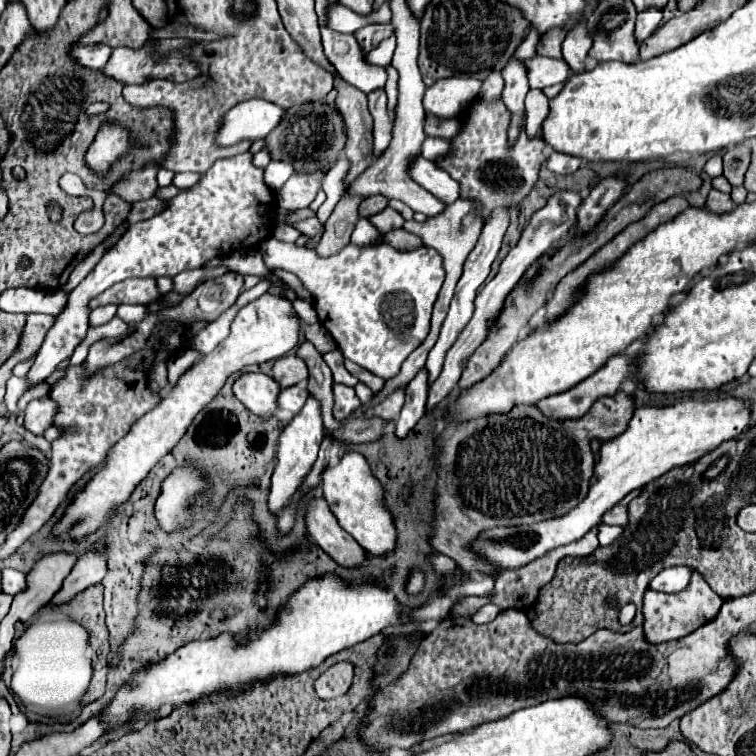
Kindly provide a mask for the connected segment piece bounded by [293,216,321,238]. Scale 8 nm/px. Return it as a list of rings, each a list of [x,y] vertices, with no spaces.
[[[313,216],[313,218],[307,218],[307,220],[295,222],[293,228],[299,230],[303,236],[309,236],[309,238],[311,238],[311,236],[315,236],[315,234],[321,230],[321,224],[317,224],[317,218]]]

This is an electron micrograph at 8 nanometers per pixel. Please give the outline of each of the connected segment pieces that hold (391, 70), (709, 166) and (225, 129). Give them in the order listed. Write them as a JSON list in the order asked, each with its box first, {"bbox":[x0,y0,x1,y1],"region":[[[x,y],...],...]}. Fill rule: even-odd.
[{"bbox":[384,64,398,120],"region":[[[390,64],[386,68],[388,78],[387,82],[385,84],[384,90],[387,94],[387,108],[388,108],[388,114],[392,120],[395,119],[395,113],[394,113],[394,107],[397,104],[397,98],[398,98],[398,72],[396,69]]]},{"bbox":[703,154,723,178],"region":[[[715,154],[715,156],[711,156],[709,160],[707,160],[707,164],[705,164],[705,168],[703,168],[711,178],[715,178],[715,176],[721,176],[721,172],[723,172],[723,166],[721,166],[721,154]]]},{"bbox":[215,98,283,146],"region":[[[253,98],[253,100],[239,102],[221,118],[215,144],[233,146],[243,140],[249,142],[261,140],[281,122],[281,116],[283,110],[267,100]]]}]

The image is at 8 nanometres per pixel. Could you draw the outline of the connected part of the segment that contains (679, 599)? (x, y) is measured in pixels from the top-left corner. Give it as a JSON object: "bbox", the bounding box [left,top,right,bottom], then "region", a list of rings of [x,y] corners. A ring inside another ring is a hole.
{"bbox":[643,572,721,644],"region":[[[693,572],[691,584],[679,594],[661,594],[655,590],[647,590],[645,604],[643,604],[645,638],[649,638],[649,642],[657,644],[657,642],[677,640],[681,636],[687,636],[689,632],[693,632],[693,630],[701,628],[703,624],[707,624],[709,620],[713,620],[713,616],[717,616],[719,608],[721,608],[721,598],[709,588],[709,584],[703,580],[703,576],[699,572]]]}

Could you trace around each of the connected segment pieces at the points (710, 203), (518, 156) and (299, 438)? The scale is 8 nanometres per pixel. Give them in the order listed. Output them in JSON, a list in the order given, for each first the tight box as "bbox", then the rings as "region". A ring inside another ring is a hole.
[{"bbox":[705,190,733,212],"region":[[[711,190],[709,192],[709,198],[707,198],[707,204],[705,206],[709,210],[713,210],[713,212],[729,212],[729,210],[733,210],[731,196],[729,194],[723,194],[719,190]]]},{"bbox":[439,100,545,220],"region":[[[501,100],[487,104],[477,102],[473,110],[465,116],[463,130],[451,140],[453,156],[443,158],[439,168],[449,172],[461,184],[461,198],[475,198],[483,204],[483,218],[487,220],[495,206],[515,206],[519,204],[533,188],[539,176],[539,168],[545,162],[541,150],[545,142],[541,138],[527,138],[525,132],[517,142],[507,146],[507,128],[511,114],[507,112]]]},{"bbox":[269,398,325,516],"region":[[[309,398],[307,404],[303,406],[303,410],[291,420],[291,424],[279,436],[277,460],[275,460],[275,470],[273,470],[271,488],[269,488],[269,510],[271,510],[271,514],[277,516],[287,506],[291,496],[299,490],[299,486],[303,484],[305,476],[311,472],[311,468],[317,460],[317,452],[319,452],[323,436],[325,436],[325,432],[323,432],[321,414],[319,414],[319,402]]]}]

